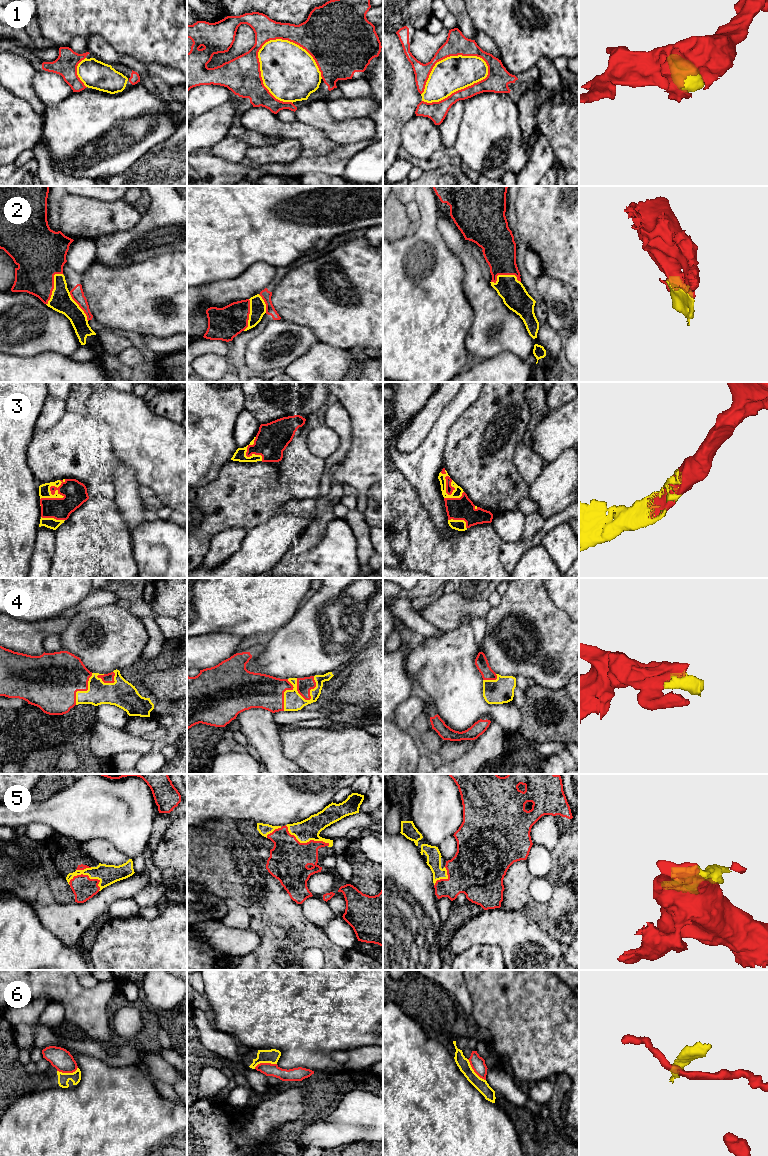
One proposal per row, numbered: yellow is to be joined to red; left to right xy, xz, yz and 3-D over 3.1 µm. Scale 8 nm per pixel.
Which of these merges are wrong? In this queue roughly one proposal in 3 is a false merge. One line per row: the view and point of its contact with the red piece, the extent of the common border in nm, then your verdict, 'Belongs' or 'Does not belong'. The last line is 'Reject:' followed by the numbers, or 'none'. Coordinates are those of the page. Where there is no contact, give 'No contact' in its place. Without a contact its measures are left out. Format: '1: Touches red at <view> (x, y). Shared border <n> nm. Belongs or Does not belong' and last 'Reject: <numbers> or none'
1: Touches red at yz (461, 89). Shared border 600 nm. Does not belong
2: Touches red at xy (53, 286). Shared border 280 nm. Belongs
3: Touches red at xy (59, 498). Shared border 260 nm. Belongs
4: Touches red at xz (311, 688). Shared border 220 nm. Belongs
5: Touches red at xz (307, 842). Shared border 400 nm. Belongs
6: Touches red at yz (474, 1071). Shared border 220 nm. Does not belong
Reject: 1, 6

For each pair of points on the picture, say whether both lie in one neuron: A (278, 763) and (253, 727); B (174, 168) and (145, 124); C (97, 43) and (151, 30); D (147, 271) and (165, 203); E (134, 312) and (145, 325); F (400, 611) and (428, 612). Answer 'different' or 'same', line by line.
A: same
B: different
C: different
D: different
E: same
F: different

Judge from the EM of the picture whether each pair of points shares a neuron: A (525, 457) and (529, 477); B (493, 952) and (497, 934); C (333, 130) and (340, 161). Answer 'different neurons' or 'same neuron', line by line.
A: same neuron
B: different neurons
C: different neurons

